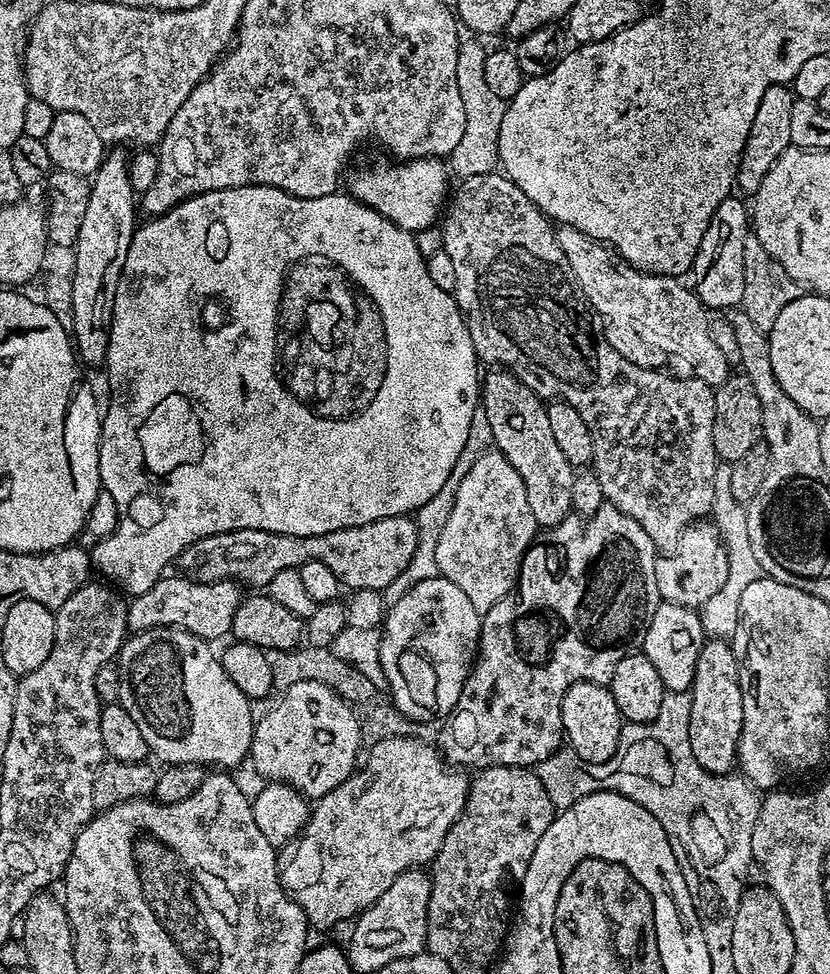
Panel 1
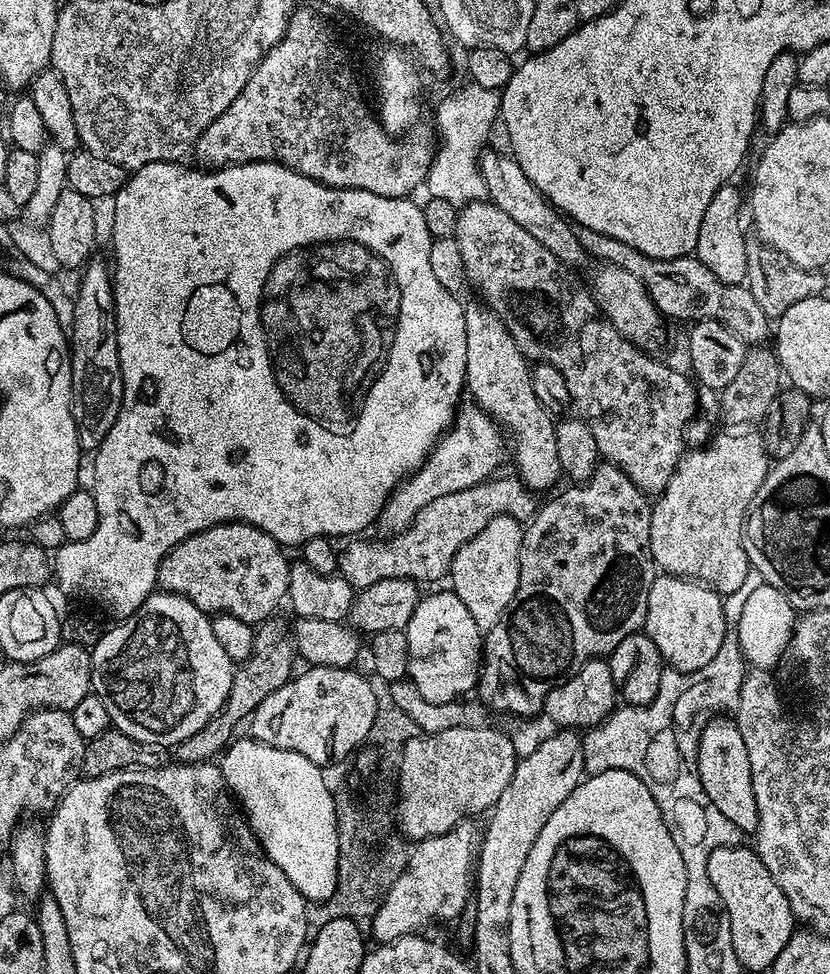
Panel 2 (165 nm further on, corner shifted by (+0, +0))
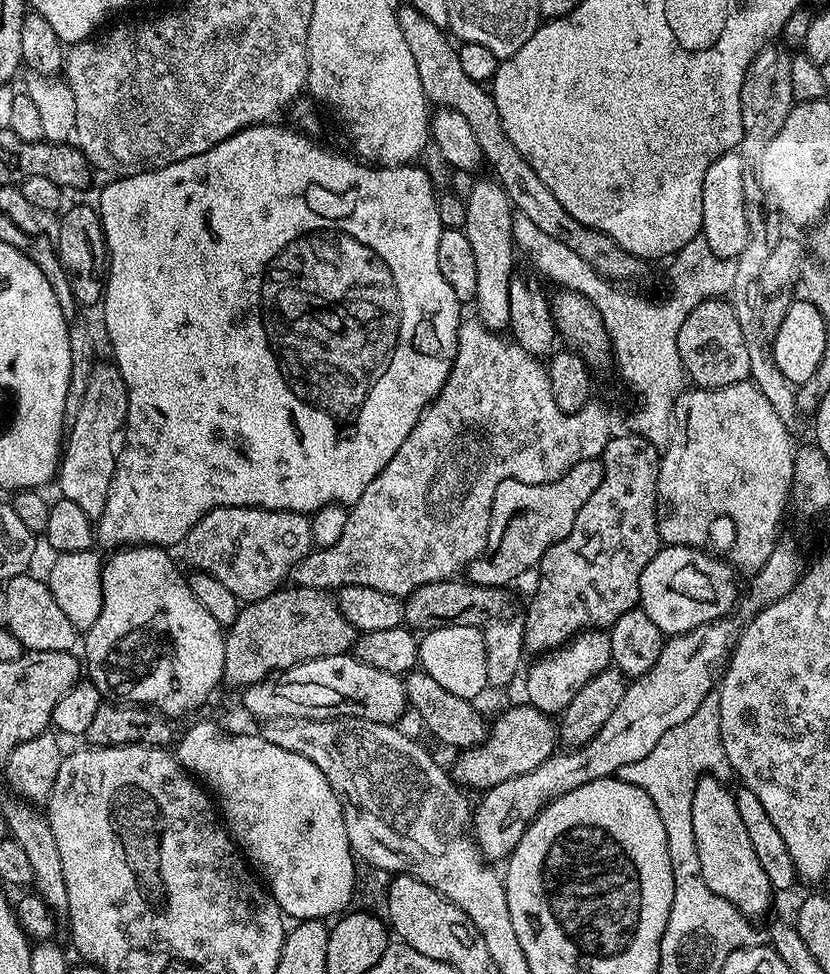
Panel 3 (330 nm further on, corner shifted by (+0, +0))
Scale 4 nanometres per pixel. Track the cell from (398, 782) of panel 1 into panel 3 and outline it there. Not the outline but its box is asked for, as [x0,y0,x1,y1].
[454,702,558,790]

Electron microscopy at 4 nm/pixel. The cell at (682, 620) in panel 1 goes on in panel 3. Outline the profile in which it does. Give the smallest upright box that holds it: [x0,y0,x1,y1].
[639,544,738,637]

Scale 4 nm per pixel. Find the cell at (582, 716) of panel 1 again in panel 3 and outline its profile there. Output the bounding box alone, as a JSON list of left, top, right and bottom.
[523,628,612,714]

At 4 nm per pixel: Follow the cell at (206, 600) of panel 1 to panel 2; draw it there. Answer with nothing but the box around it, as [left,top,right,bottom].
[156,524,290,626]

